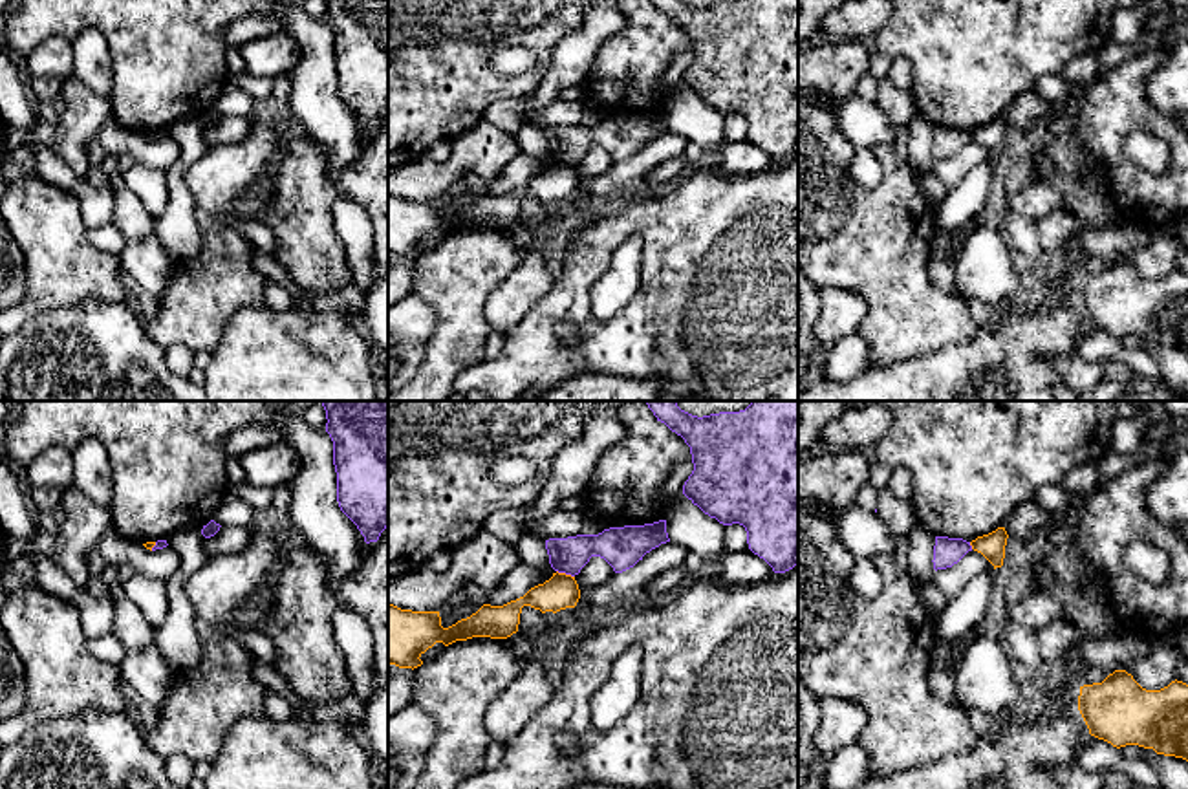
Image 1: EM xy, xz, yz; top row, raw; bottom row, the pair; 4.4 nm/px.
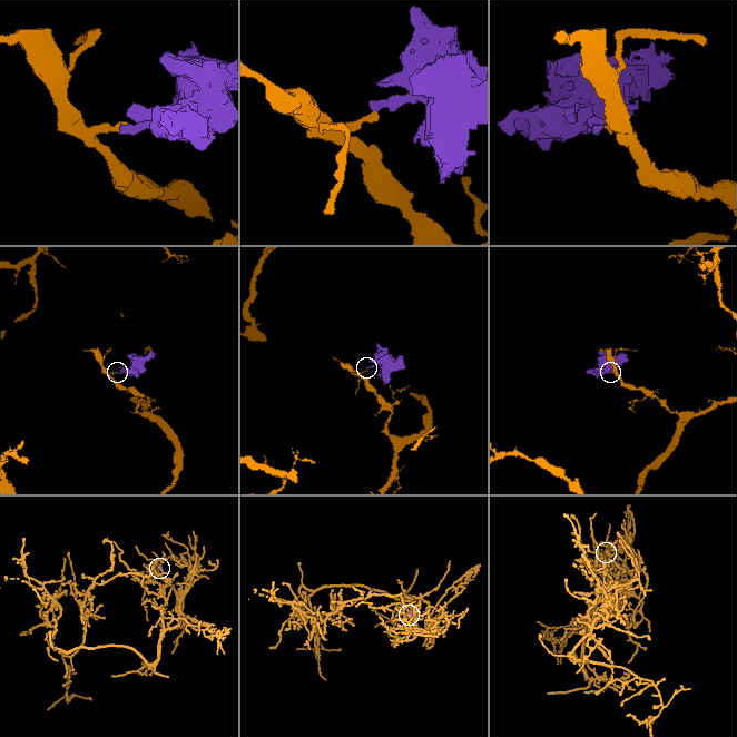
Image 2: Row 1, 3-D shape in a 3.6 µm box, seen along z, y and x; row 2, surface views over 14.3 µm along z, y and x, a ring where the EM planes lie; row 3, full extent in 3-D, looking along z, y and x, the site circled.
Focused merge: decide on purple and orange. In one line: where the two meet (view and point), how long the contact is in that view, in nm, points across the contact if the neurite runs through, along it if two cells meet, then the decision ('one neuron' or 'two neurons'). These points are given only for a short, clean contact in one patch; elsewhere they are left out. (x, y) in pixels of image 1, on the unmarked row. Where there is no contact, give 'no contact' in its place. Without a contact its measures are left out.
contact xz (566, 163); length 90 nm; border xz (557, 160), (573, 167); two neurons

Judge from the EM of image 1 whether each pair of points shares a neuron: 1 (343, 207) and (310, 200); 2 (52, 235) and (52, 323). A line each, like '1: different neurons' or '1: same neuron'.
1: different neurons
2: different neurons

